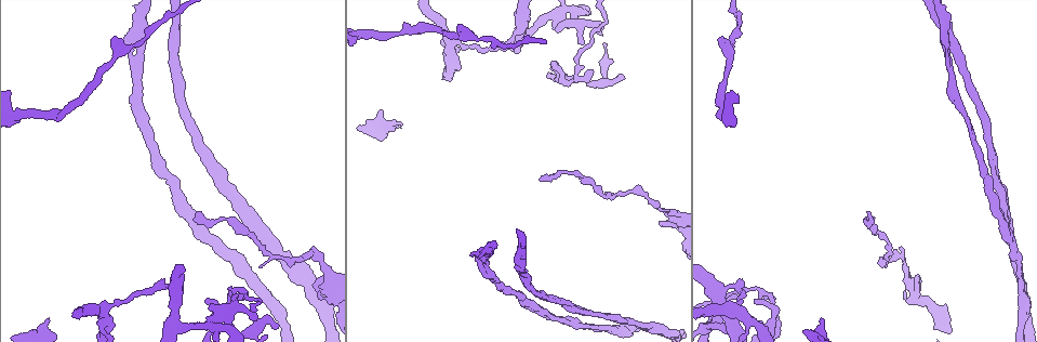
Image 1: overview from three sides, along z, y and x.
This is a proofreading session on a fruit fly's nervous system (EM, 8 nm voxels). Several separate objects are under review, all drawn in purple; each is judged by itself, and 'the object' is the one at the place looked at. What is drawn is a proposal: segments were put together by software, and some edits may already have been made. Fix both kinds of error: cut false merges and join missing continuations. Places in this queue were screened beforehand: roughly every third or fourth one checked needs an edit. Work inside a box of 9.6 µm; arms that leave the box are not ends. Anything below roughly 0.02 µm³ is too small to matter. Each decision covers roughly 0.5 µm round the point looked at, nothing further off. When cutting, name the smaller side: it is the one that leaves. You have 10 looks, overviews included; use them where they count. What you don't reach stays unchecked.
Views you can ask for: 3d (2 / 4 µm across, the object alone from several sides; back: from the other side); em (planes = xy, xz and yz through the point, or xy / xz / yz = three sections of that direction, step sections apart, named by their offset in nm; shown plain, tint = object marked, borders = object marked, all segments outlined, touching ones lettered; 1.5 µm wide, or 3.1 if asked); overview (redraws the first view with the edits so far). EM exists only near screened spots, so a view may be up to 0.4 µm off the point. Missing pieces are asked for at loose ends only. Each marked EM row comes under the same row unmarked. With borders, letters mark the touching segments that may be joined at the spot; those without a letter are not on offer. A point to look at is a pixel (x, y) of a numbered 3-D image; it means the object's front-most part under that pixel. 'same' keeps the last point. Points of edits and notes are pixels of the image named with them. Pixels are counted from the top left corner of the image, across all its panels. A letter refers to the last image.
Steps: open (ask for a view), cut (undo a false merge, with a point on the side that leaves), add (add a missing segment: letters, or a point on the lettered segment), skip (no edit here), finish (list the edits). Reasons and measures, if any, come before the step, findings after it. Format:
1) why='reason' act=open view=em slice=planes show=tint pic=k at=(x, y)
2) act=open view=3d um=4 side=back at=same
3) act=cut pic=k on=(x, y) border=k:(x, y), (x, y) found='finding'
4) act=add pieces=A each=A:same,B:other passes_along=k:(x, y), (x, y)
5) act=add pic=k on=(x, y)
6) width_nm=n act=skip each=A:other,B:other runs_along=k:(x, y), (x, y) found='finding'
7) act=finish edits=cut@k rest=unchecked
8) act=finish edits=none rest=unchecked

why='branch stops here' act=open view=3d um=2 pic=1 at=(473, 254)

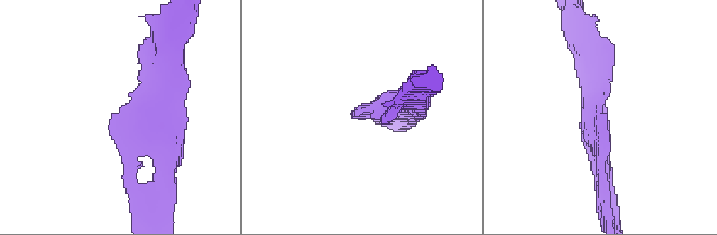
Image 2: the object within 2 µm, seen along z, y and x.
arm_widths_nm=180,200 why='now the EM' act=open view=em slice=planes show=borders pic=2 at=(115, 115)

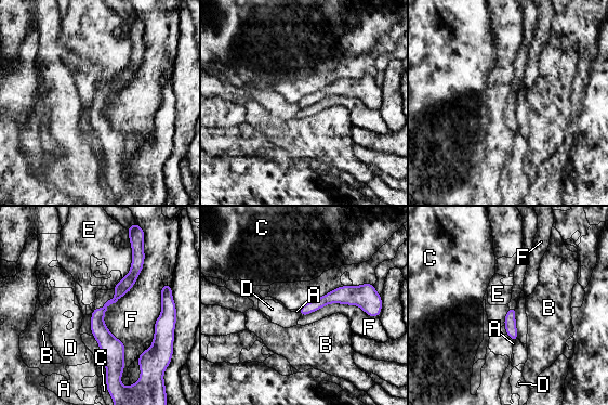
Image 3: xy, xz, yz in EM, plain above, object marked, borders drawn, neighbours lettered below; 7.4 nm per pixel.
act=skip each=A:other,B:other,C:other,D:other,E:other,F:other runs_along=3:(134, 258), (133, 275), (98, 314), (108, 374) found='no lettered segment goes on from it'

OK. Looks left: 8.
why='free end' act=open view=3d um=4 pic=1 at=(459, 25)

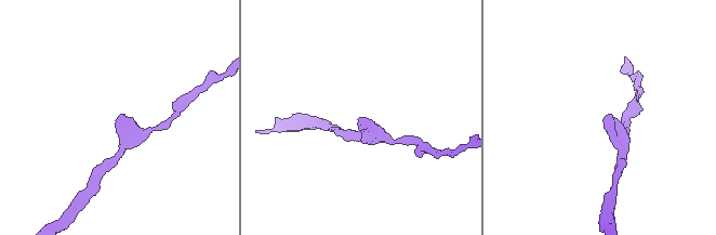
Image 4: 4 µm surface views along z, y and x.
act=open view=em slice=planes show=borders pic=4 at=(117, 120)

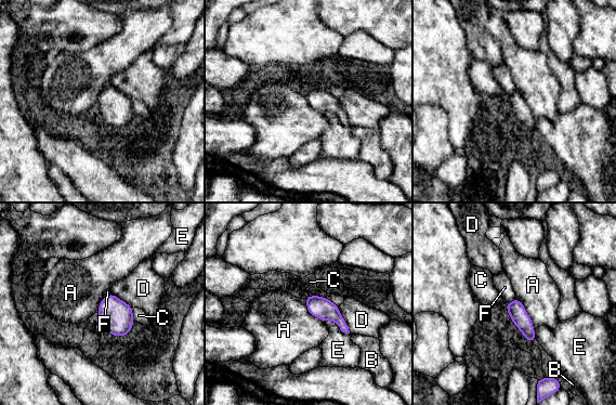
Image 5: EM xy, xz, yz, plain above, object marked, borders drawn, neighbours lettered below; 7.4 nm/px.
act=skip each=A:other,B:other,C:other,D:other,E:other,F:other border=5:(515, 298), (522, 302), (535, 328) found='none of them fits'

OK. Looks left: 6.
why='tapers out' act=open view=em slice=planes show=borders pic=1 at=(546, 176)

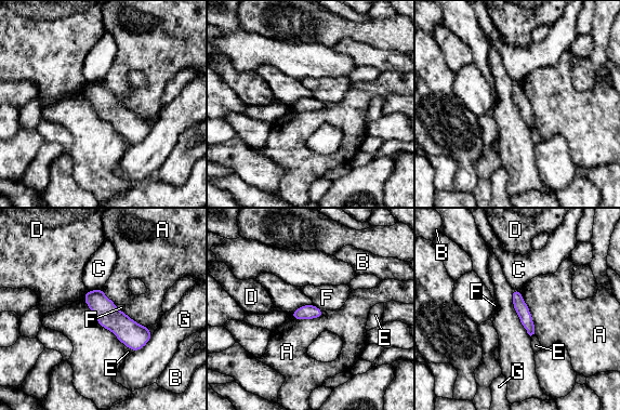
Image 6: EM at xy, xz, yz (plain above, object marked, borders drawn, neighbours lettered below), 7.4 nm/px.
act=skip each=A:other,B:other,C:other,D:other,E:other,F:other,G:other border=6:(313, 303), (324, 311) found='no lettered segment goes on from it'

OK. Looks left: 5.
act=open view=em slice=planes show=borders pic=1 at=(709, 301)

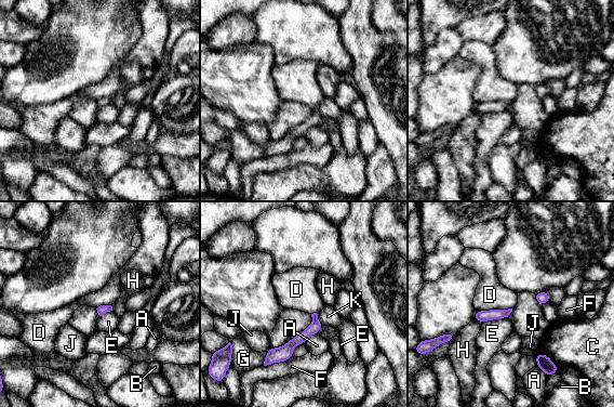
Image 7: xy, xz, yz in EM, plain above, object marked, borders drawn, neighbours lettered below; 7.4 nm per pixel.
width_nm=70 act=skip each=A:other,B:other,C:other,D:other,E:other,F:other,G:other,H:other,J:other,K:other border=7:(511, 307), (476, 311) found='one cell here'

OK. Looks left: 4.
act=finish edits=none rest=unchecked

